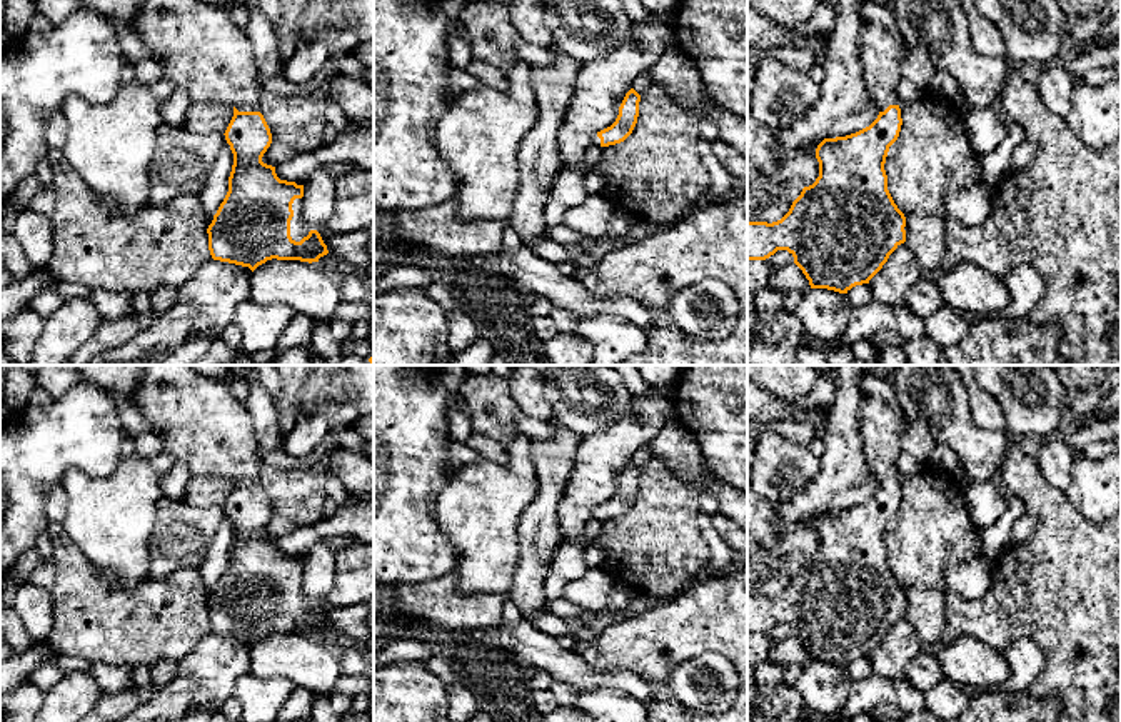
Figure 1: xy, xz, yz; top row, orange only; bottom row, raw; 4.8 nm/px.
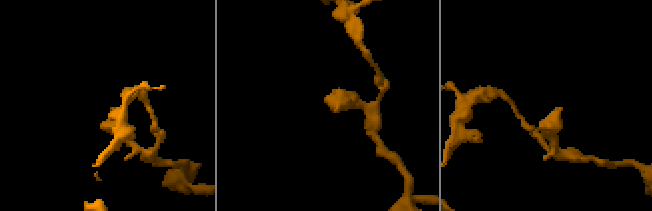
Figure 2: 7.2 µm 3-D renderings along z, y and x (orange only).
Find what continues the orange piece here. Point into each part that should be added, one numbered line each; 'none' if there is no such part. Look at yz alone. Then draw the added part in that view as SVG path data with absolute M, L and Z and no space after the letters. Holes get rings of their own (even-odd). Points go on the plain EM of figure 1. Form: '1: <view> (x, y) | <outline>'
1: yz (881, 429) | M877 394L866 397L861 407L861 442L864 460L879 485L899 479L897 459L902 450L904 425L897 414Z

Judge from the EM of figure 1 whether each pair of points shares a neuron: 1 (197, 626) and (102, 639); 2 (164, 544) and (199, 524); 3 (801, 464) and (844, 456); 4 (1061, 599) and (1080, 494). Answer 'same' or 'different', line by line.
1: same
2: same
3: different
4: different

